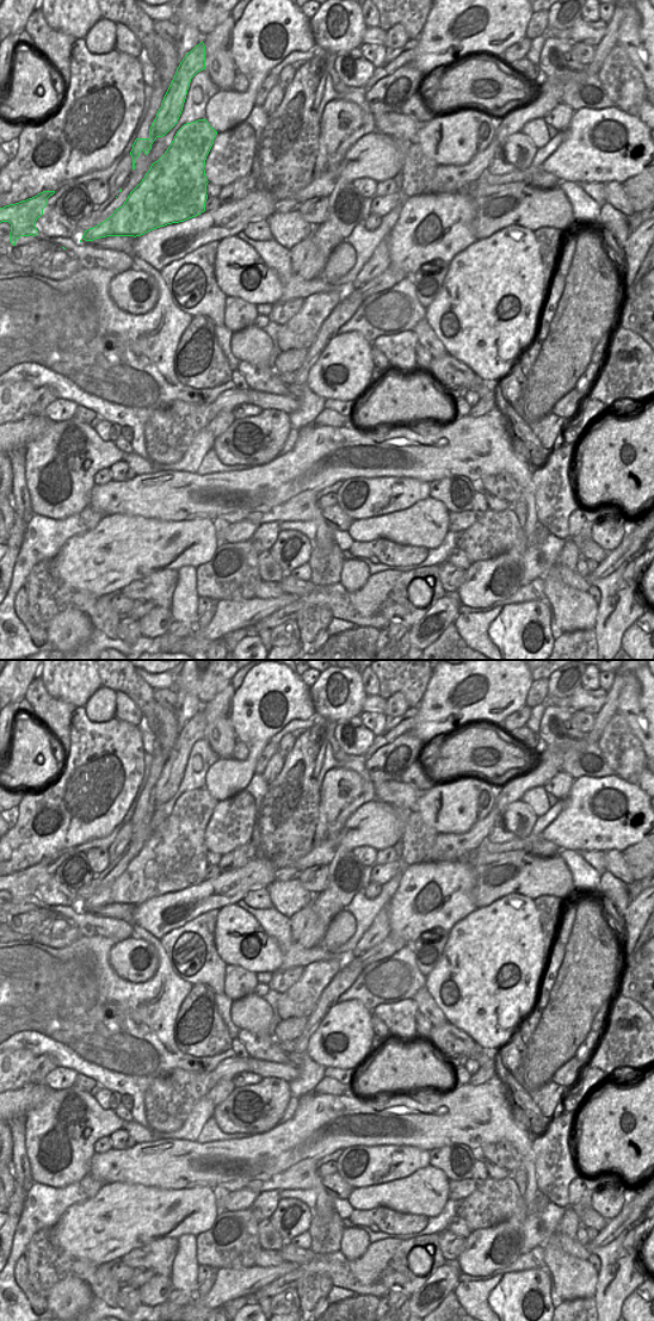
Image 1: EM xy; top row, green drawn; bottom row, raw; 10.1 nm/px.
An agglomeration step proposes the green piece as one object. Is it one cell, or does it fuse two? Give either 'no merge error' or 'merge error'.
merge error

